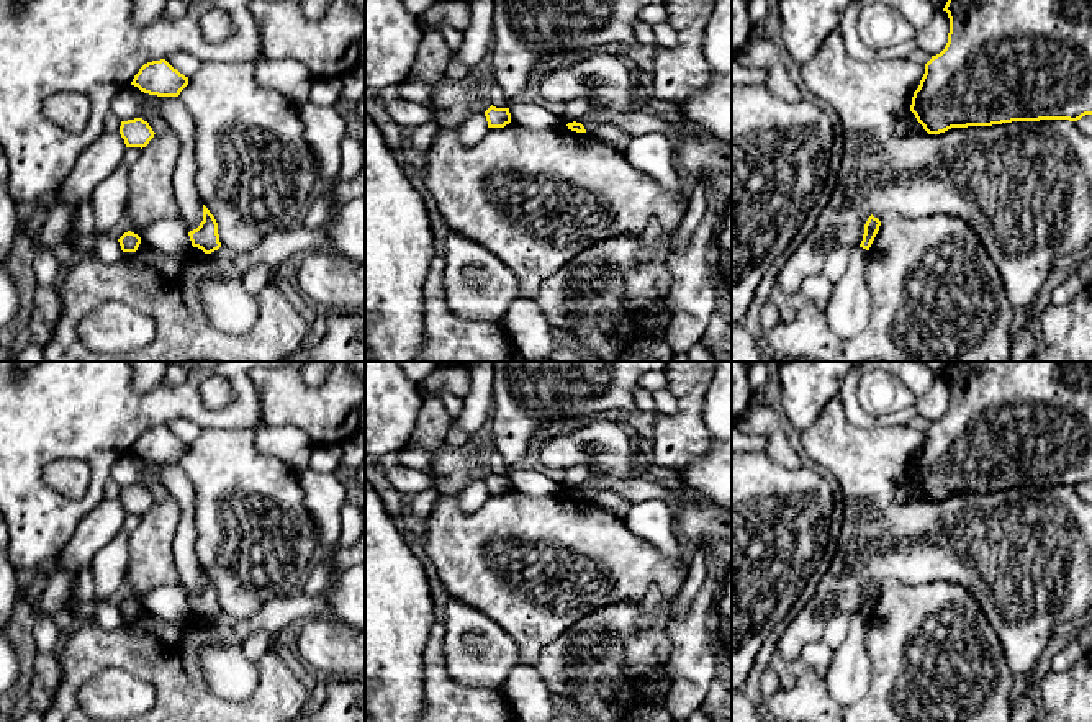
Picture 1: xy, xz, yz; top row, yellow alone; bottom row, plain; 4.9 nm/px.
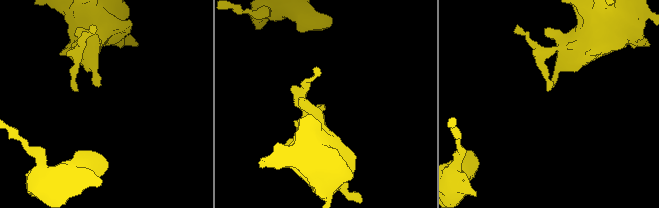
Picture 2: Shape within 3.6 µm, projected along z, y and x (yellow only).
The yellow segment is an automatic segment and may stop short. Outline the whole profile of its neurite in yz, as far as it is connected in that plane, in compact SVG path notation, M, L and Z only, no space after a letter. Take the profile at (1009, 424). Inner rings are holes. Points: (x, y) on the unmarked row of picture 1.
M951 362L945 416L925 431L910 478L928 501L1092 481L1092 362Z

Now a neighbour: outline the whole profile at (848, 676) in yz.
M856 612L850 617L845 640L833 650L825 676L827 689L838 704L858 702L869 691L871 658L866 648L869 617Z

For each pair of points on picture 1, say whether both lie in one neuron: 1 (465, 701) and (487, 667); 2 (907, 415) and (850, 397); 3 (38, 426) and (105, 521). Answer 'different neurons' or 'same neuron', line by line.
1: different neurons
2: same neuron
3: different neurons

